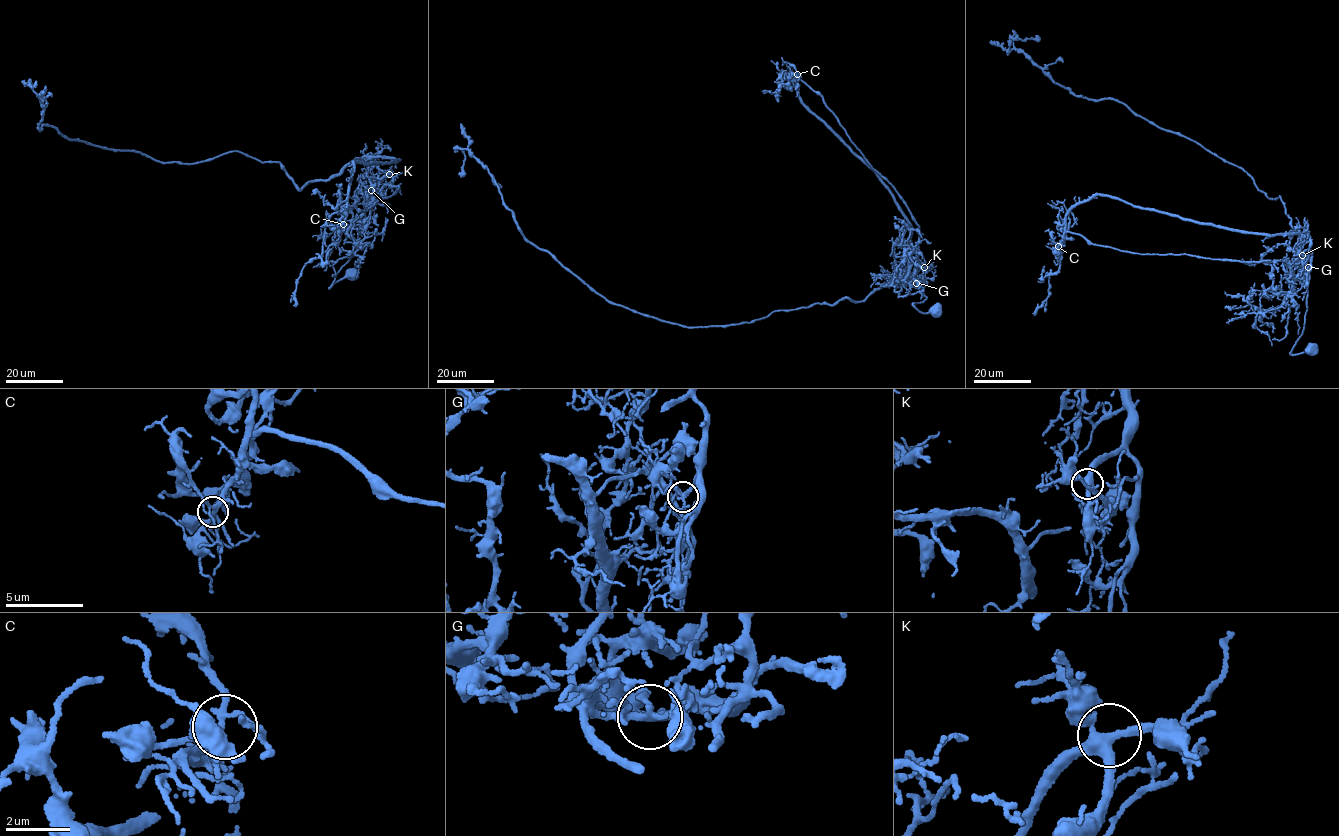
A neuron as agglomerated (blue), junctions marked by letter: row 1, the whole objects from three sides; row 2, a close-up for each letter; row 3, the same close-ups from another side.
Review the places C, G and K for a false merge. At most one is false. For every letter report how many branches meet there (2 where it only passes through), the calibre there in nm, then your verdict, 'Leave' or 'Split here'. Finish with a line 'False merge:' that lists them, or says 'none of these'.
C: Branches: 5. Thickness 240 nm. Leave
G: Branches: 5. Thickness 220 nm. Split here
K: Branches: 4. Thickness 360 nm. Leave
False merge: G

